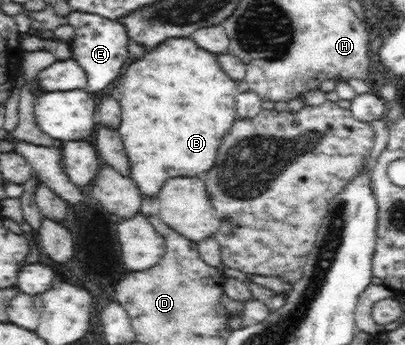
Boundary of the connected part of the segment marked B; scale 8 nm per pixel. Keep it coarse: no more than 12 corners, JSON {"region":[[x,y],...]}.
{"region":[[191,37],[130,62],[130,179],[212,174],[238,81]]}

